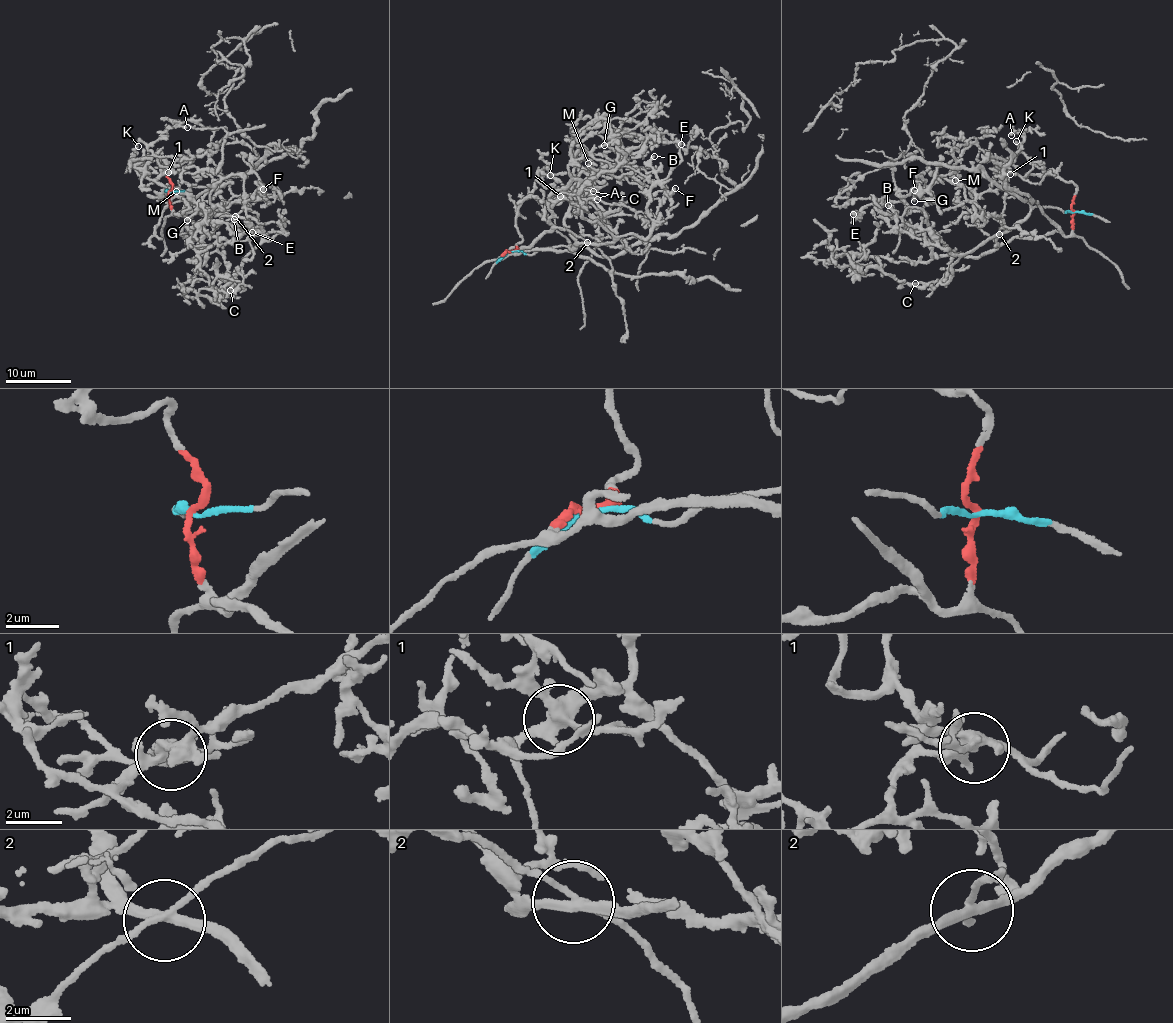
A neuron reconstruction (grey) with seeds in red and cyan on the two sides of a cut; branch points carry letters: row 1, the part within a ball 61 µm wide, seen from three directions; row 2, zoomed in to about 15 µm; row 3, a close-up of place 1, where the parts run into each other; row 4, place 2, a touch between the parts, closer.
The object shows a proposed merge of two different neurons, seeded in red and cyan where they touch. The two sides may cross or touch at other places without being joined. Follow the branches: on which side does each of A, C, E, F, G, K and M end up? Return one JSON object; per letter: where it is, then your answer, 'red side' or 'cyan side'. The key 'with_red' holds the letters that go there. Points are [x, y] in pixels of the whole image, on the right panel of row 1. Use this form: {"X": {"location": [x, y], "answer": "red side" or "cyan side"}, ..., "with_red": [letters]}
{"A": {"location": [1011, 135], "answer": "red side"}, "C": {"location": [915, 283], "answer": "cyan side"}, "E": {"location": [853, 214], "answer": "red side"}, "F": {"location": [914, 190], "answer": "red side"}, "G": {"location": [914, 201], "answer": "cyan side"}, "K": {"location": [1016, 141], "answer": "cyan side"}, "M": {"location": [955, 180], "answer": "cyan side"}, "with_red": ["A", "E", "F"]}

